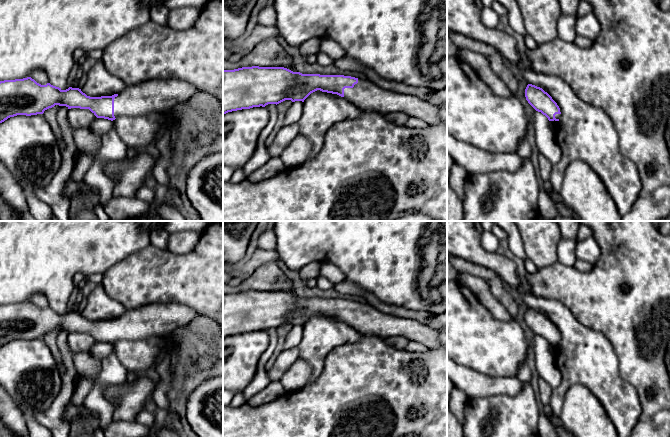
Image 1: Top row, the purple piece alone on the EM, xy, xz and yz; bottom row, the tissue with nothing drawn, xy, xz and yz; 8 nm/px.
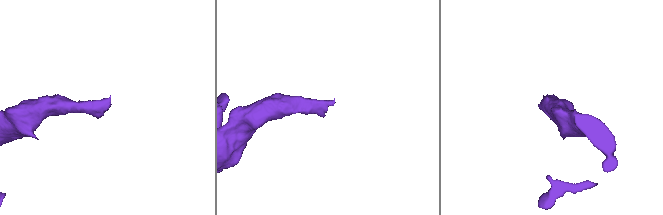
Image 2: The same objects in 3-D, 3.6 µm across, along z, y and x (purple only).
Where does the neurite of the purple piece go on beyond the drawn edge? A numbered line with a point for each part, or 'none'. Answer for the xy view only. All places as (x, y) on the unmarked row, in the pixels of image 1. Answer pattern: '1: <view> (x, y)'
1: xy (141, 323)

